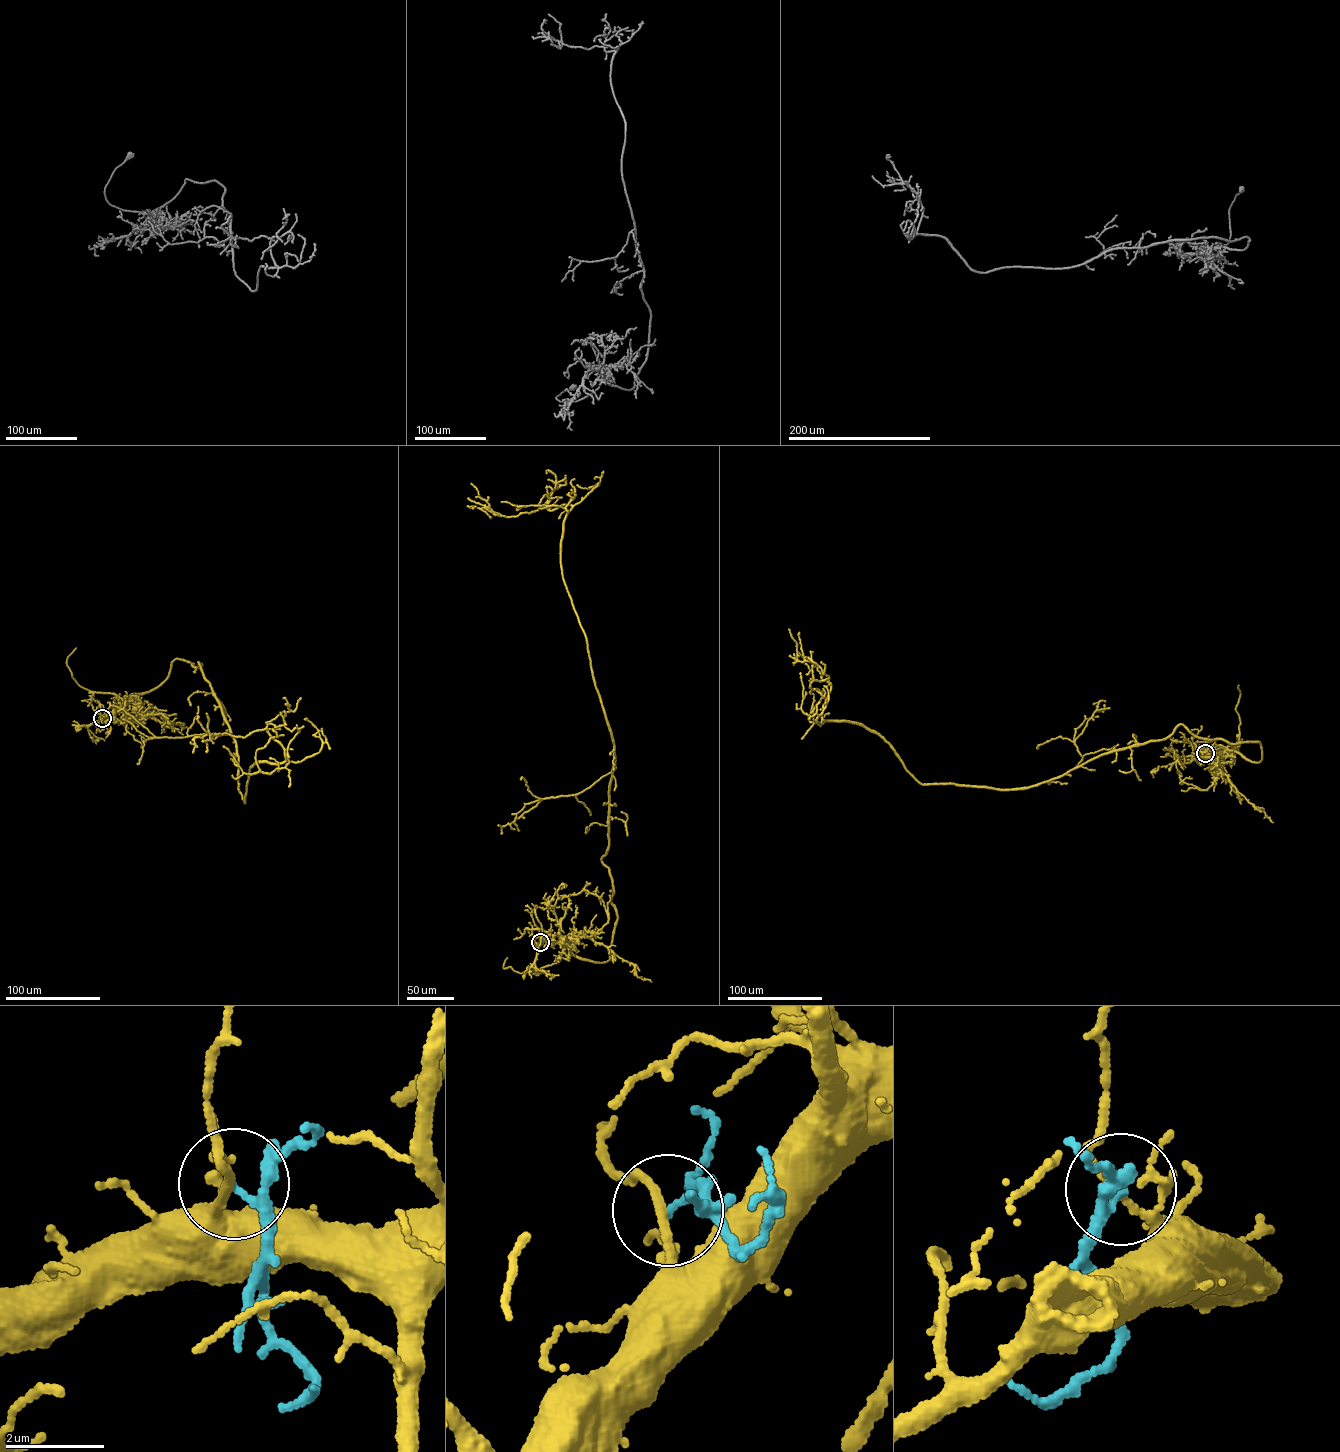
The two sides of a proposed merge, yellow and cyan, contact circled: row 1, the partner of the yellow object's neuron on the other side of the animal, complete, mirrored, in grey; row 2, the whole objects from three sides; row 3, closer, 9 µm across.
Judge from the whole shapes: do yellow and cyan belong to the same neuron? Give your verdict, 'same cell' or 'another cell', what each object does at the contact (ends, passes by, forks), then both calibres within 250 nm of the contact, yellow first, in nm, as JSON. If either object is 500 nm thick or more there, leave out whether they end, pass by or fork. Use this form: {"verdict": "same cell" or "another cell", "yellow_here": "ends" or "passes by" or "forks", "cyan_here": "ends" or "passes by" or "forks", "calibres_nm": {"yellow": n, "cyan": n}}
{"verdict": "another cell", "yellow_here": "forks", "cyan_here": "passes by", "calibres_nm": {"yellow": 120, "cyan": 150}}

